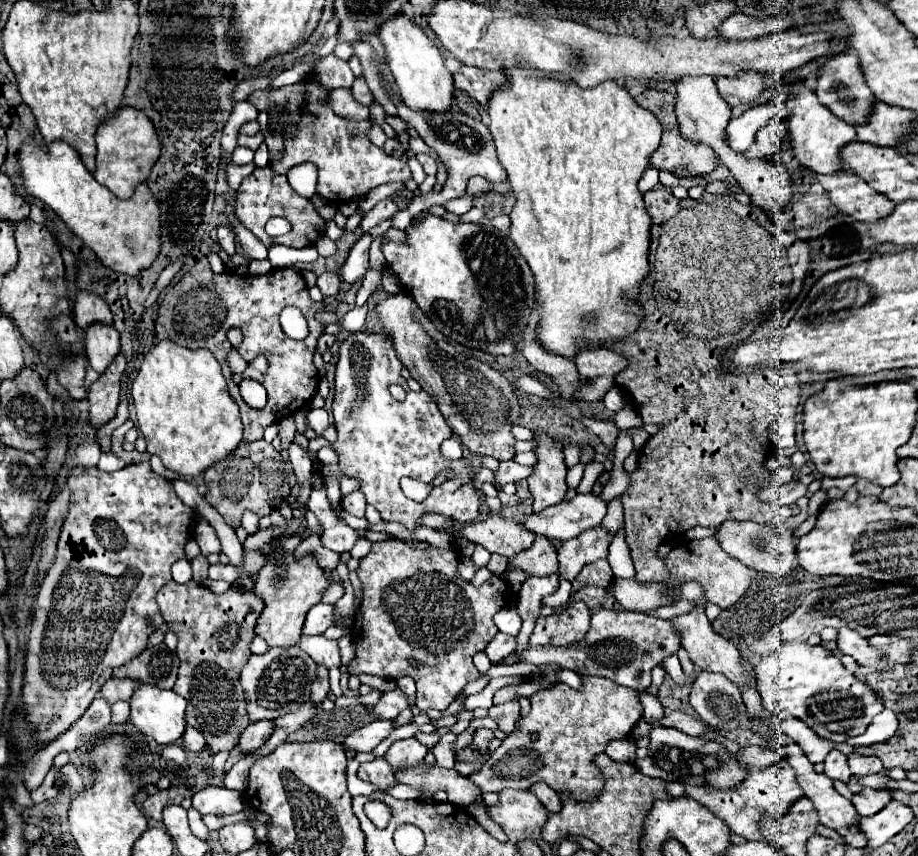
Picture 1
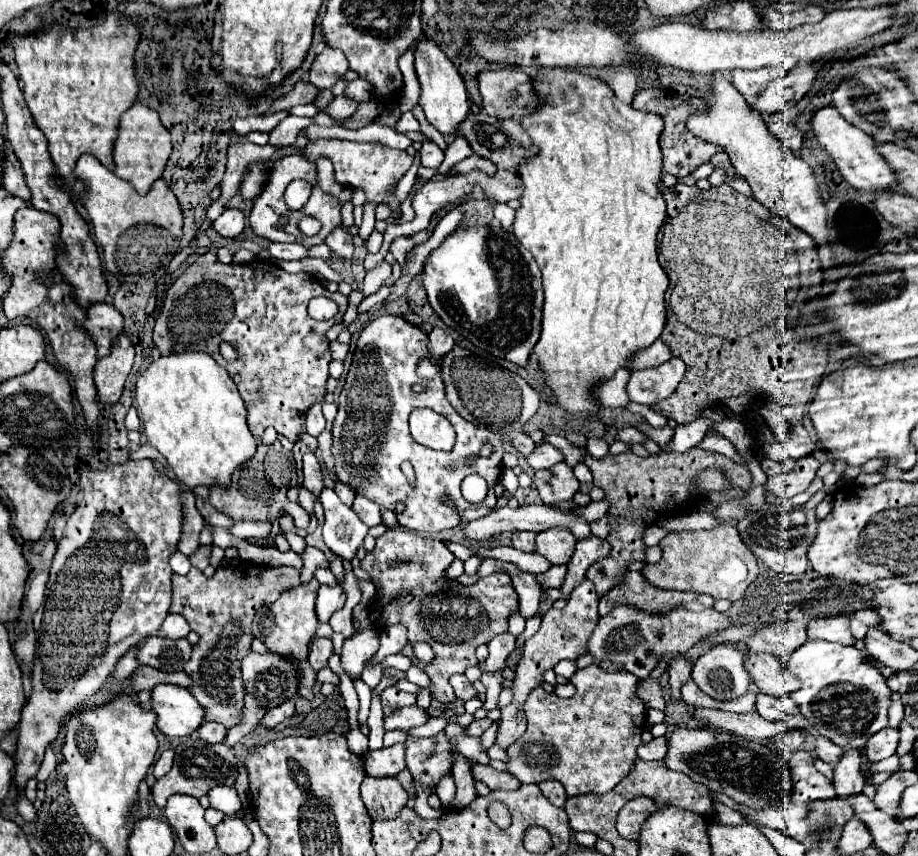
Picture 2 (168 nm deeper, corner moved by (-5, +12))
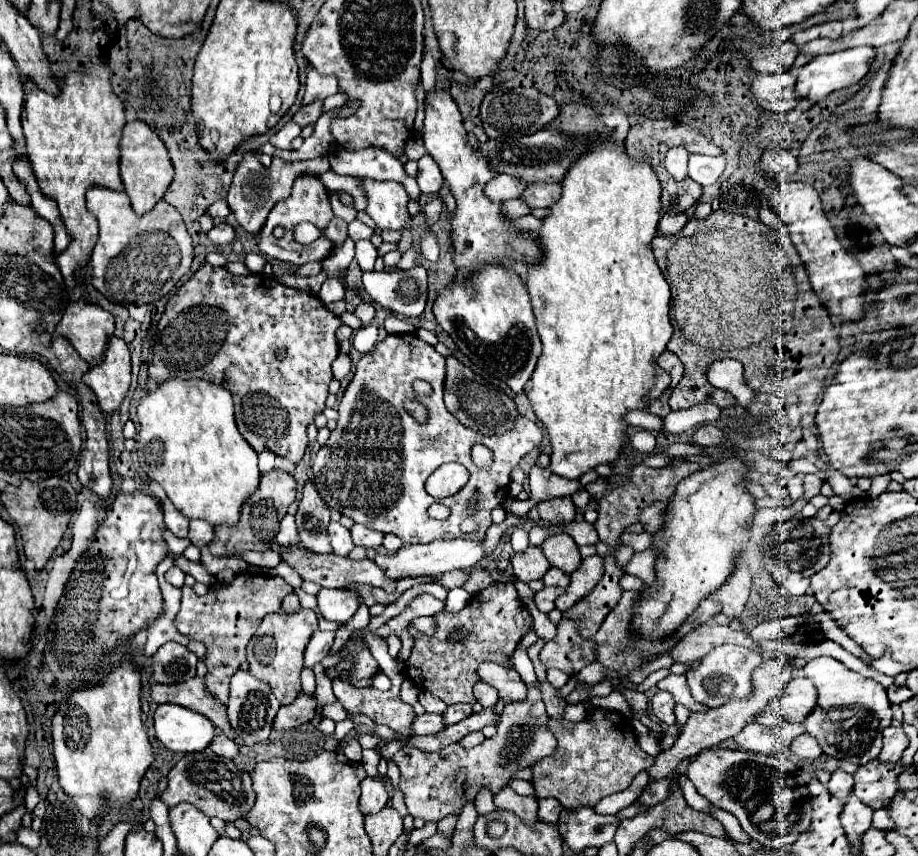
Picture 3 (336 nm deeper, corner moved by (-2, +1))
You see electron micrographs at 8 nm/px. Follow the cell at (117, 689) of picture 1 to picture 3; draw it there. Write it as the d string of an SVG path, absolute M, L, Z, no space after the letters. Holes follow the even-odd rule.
M194 677L190 681L176 683L176 685L154 683L154 685L150 685L150 699L158 705L160 703L176 703L176 705L188 707L192 711L198 711L204 717L212 719L214 725L222 733L226 733L230 739L234 739L232 727L230 727L228 717L226 717L226 707L220 705L214 697L210 697L208 689L204 687L202 677Z

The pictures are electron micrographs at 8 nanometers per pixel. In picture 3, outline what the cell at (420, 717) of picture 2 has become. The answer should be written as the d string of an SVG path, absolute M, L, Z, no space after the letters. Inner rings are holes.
M424 713L420 717L416 717L412 721L412 731L414 735L434 735L438 731L444 729L444 721L442 721L442 715L430 715L430 713Z

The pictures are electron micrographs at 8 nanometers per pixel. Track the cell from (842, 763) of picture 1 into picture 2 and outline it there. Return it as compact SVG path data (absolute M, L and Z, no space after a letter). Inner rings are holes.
M847 748L835 768L835 778L833 778L833 786L839 798L849 798L863 792L867 782L859 772L859 764L861 764L861 752Z

